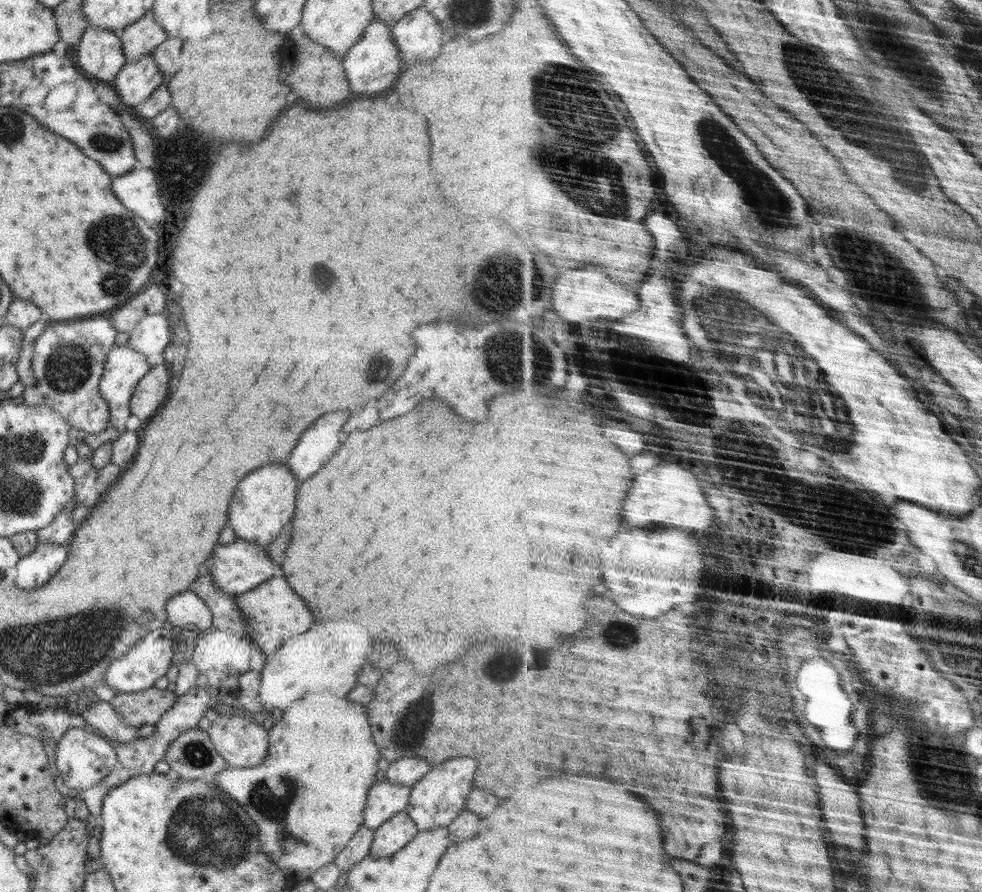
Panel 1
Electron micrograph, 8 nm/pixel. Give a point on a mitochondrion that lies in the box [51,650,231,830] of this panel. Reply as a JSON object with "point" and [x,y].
{"point":[197,753]}

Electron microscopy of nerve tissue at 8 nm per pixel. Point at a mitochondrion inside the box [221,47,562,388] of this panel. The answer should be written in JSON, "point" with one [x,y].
{"point":[515,280]}

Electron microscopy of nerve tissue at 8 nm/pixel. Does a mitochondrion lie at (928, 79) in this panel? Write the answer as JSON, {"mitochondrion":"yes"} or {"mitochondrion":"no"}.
{"mitochondrion":"yes"}

